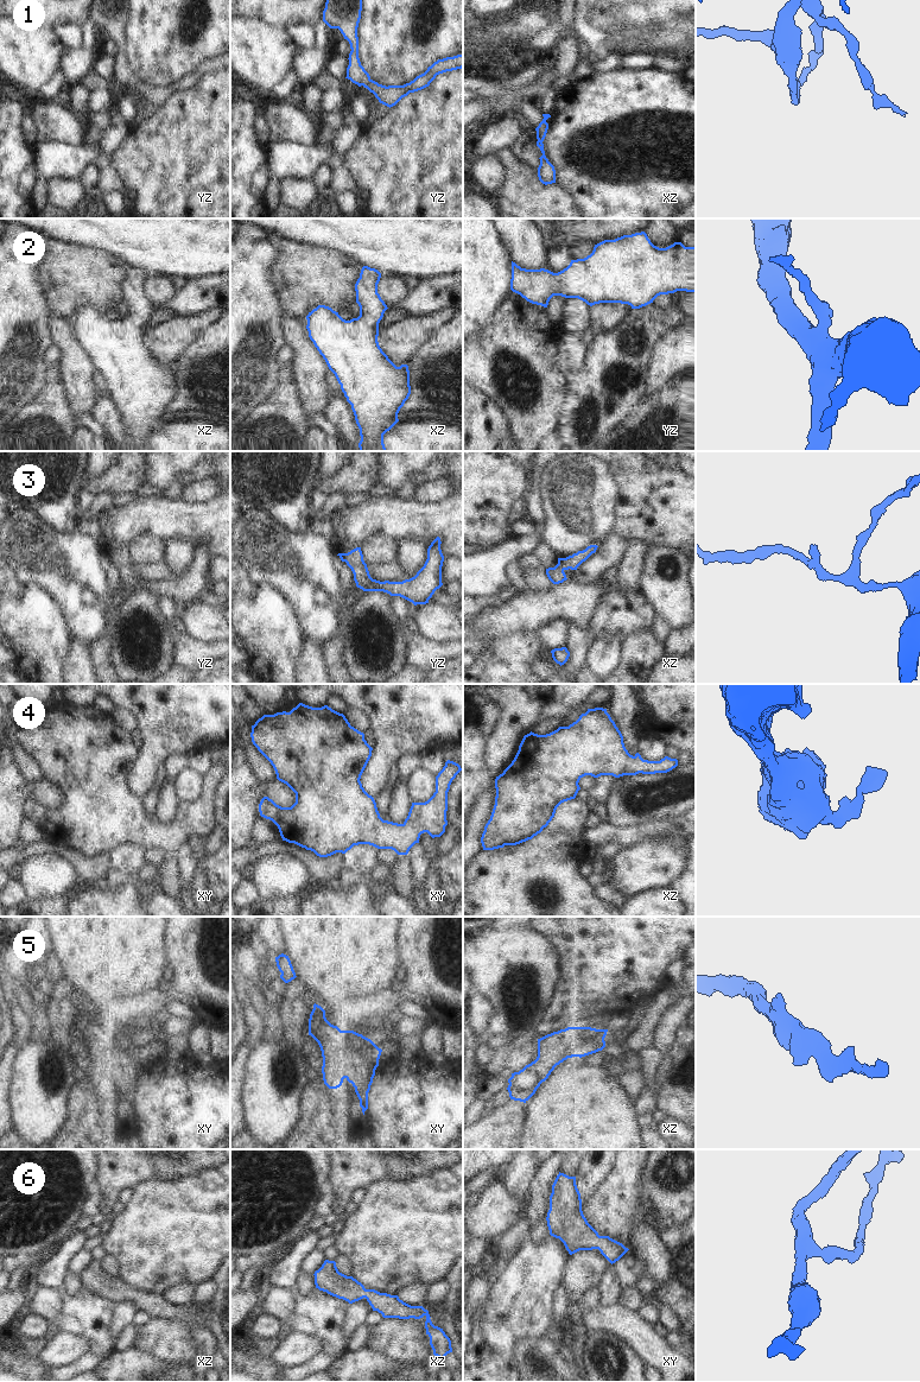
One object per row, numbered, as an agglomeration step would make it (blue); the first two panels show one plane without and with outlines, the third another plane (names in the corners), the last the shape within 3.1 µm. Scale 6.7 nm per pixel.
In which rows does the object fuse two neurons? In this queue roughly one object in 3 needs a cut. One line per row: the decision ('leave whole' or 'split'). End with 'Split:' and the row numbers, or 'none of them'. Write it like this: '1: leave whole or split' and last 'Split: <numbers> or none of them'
1: leave whole
2: leave whole
3: leave whole
4: leave whole
5: leave whole
6: leave whole
Split: none of them

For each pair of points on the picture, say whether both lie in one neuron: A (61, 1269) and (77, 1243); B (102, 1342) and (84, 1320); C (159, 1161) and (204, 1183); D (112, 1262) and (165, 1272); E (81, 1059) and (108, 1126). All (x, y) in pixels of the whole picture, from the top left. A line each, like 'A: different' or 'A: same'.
A: same
B: same
C: different
D: different
E: same

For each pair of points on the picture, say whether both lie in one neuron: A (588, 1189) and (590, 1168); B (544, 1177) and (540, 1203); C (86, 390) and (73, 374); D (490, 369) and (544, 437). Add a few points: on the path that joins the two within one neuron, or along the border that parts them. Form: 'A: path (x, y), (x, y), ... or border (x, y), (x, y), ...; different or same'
A: path (588, 1184), (590, 1173); same
B: path (543, 1183), (540, 1197); same
C: path (82, 386), (76, 378); same
D: path (509, 381), (533, 407), (533, 418); same

